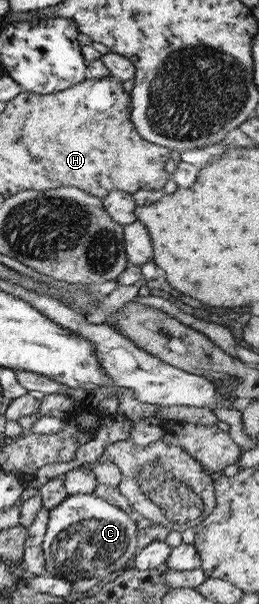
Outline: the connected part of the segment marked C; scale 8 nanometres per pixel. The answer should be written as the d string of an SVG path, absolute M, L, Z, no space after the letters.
M68 494L68 497L64 498L58 505L47 510L47 516L42 555L44 556L44 569L52 577L70 582L78 581L78 579L92 579L92 577L104 580L113 571L119 573L120 570L124 569L128 561L132 560L132 557L140 550L136 539L138 519L133 520L119 507L114 507L93 494Z

